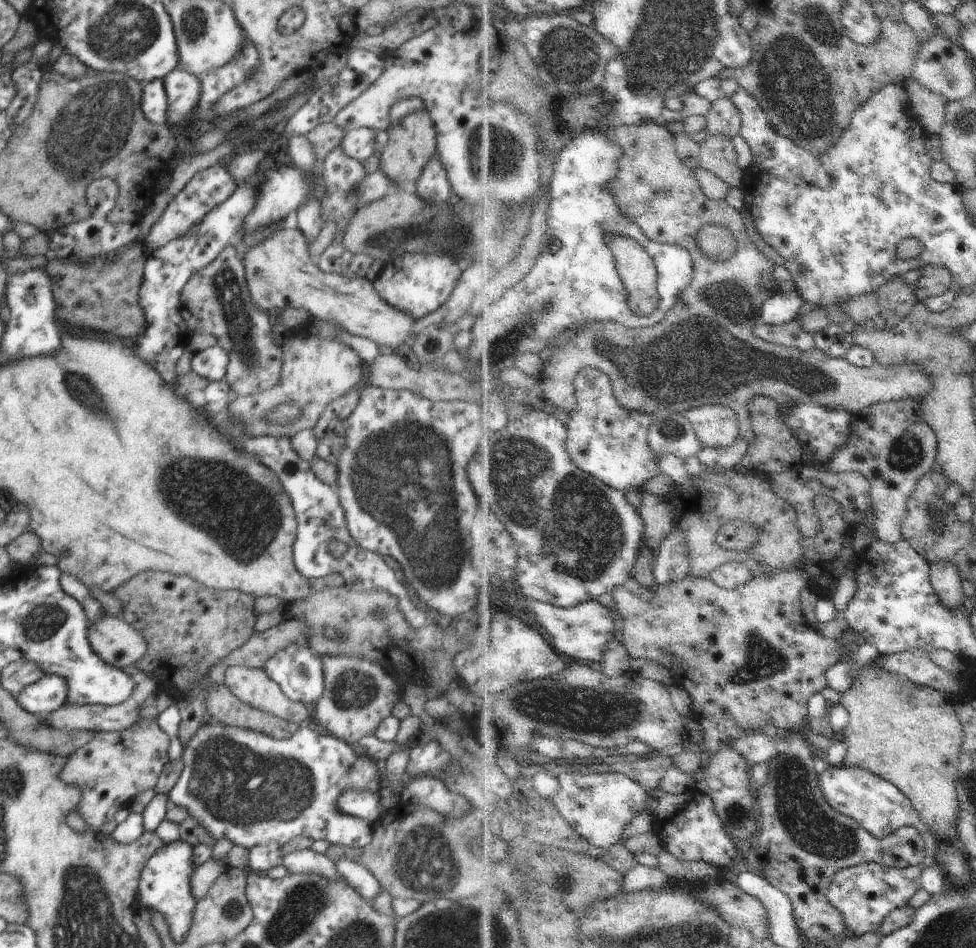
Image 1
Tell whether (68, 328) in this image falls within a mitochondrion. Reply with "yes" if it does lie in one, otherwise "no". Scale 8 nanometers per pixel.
no

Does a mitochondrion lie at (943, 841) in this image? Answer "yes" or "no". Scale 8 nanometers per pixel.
no

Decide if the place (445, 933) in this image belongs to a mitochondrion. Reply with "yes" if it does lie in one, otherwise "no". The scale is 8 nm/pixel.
yes

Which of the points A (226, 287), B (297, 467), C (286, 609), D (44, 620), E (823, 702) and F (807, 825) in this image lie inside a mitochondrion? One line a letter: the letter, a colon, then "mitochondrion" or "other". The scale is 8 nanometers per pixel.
A: mitochondrion
B: other
C: other
D: mitochondrion
E: other
F: mitochondrion

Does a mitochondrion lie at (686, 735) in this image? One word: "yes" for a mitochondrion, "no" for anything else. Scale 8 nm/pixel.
no

